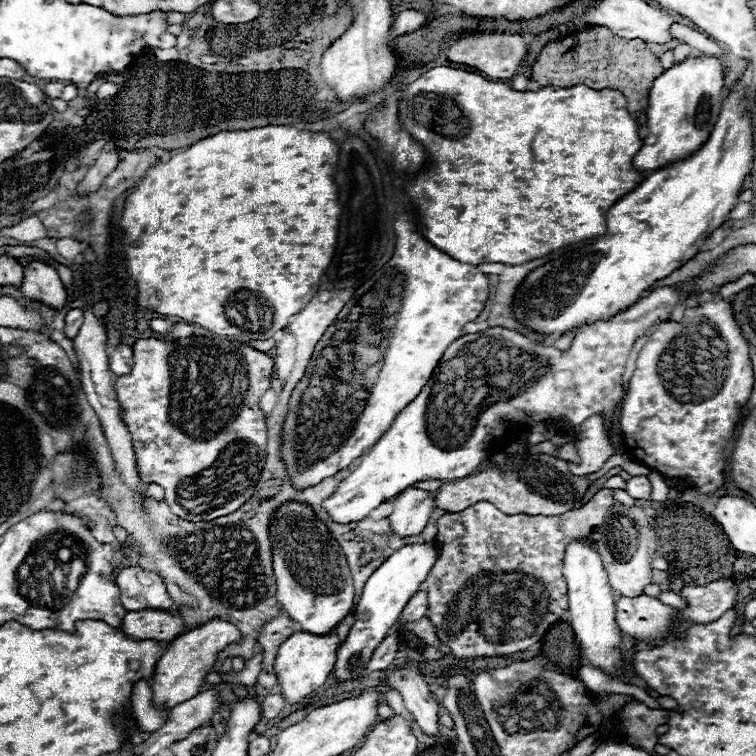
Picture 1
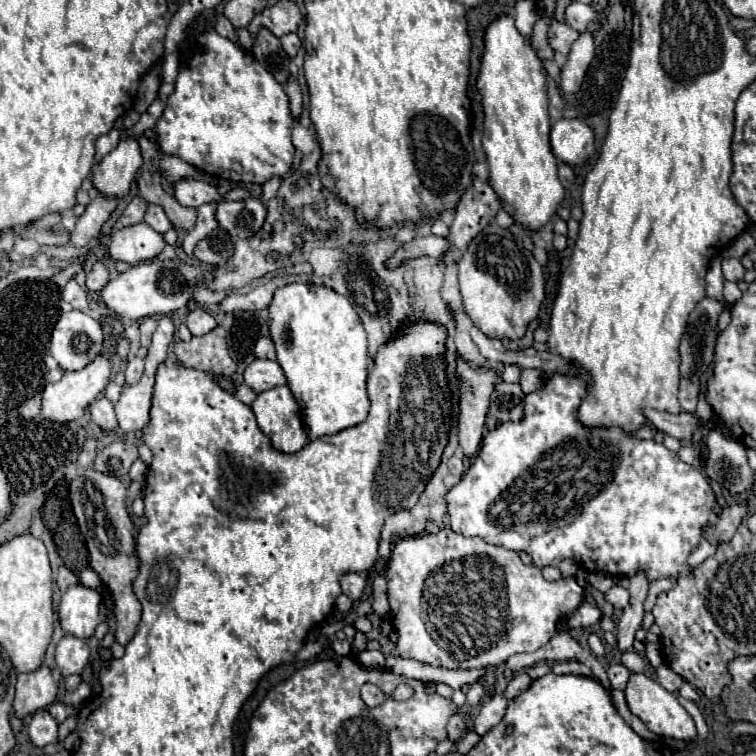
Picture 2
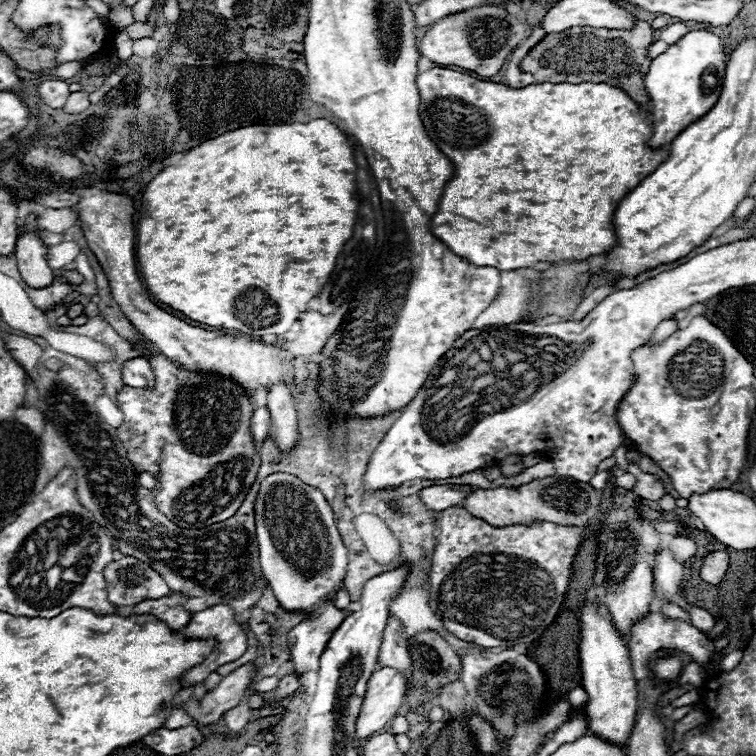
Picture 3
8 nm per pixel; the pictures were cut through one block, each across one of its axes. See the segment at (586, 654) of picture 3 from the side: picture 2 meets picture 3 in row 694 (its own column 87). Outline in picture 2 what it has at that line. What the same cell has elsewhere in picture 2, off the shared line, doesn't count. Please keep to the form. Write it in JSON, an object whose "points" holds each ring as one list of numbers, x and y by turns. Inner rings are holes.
{"points":[[82,584,70,586,58,604,60,626,66,634,76,638,90,638,96,626,104,620,100,610,102,598,98,590,86,588]]}

